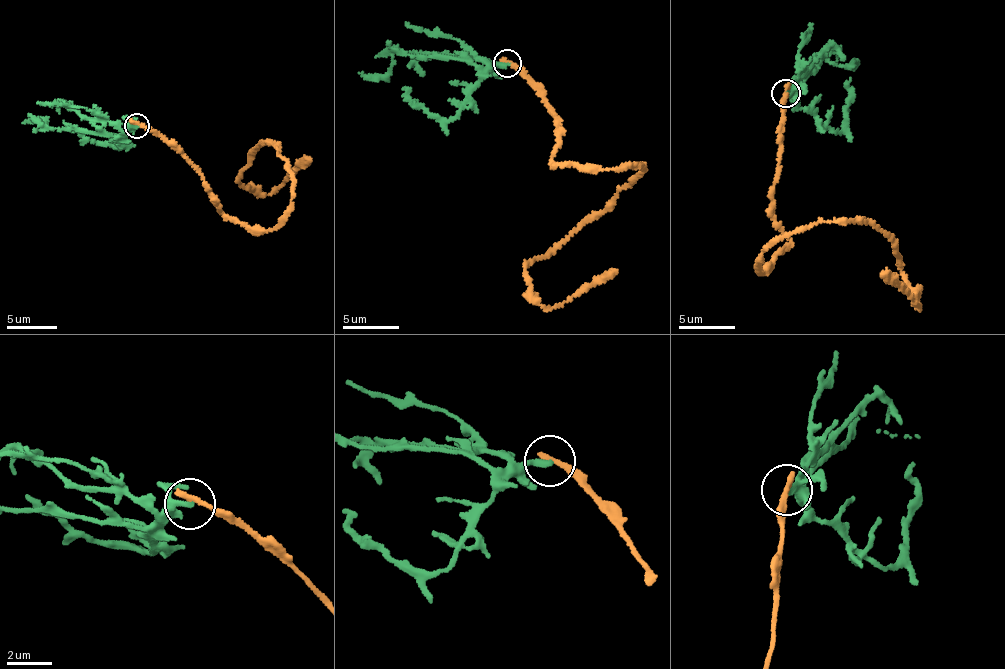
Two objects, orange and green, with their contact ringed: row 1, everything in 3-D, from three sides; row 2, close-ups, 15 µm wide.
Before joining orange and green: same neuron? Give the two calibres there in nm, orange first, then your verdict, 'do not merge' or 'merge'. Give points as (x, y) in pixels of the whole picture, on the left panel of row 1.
calibres 300 and 240 nm; do not merge

